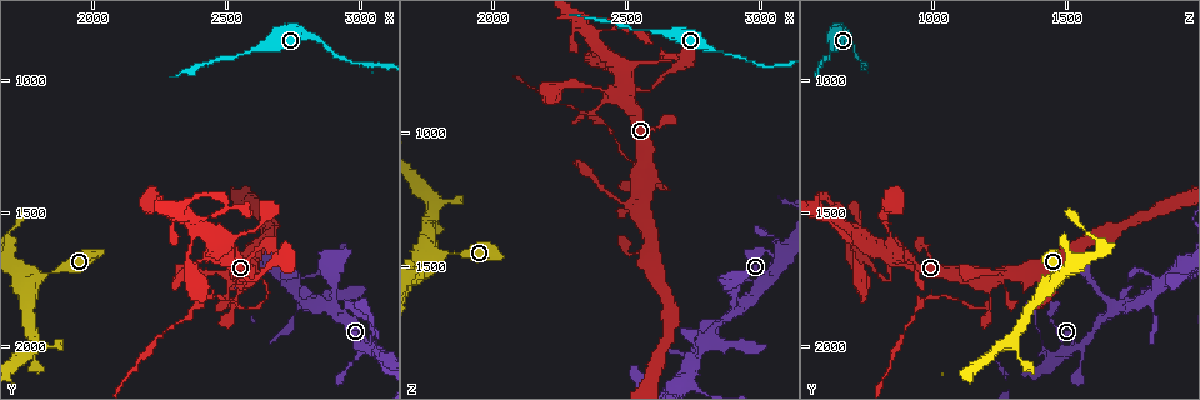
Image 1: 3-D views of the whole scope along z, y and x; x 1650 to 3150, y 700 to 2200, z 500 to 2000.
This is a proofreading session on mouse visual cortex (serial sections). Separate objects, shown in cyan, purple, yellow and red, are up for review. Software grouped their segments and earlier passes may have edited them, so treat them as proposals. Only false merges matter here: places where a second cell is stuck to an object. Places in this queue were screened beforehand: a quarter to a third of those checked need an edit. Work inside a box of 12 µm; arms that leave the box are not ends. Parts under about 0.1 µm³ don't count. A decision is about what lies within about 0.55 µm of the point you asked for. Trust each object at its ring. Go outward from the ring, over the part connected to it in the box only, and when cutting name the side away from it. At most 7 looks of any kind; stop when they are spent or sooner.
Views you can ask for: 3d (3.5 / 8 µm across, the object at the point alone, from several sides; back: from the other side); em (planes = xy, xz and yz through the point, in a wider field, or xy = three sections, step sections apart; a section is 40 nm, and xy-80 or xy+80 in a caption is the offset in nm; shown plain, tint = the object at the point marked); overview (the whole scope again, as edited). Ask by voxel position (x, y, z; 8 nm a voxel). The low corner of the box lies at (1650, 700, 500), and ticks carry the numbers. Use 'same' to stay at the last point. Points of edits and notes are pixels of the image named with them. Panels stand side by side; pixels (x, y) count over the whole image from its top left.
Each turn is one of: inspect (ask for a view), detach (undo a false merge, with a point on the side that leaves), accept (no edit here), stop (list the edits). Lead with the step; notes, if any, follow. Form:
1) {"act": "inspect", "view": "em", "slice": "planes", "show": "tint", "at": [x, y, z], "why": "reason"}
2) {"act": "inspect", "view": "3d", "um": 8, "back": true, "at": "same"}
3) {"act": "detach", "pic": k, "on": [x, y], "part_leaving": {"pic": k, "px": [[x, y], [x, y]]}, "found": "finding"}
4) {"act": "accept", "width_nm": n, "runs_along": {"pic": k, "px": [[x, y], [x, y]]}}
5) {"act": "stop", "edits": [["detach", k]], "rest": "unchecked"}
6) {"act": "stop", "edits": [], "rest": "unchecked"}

{"act": "inspect", "view": "3d", "um": 3.5, "at": [2530, 1710, 820], "why": "sudden change in width"}

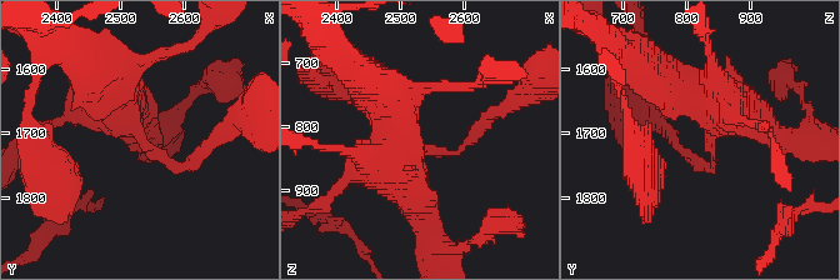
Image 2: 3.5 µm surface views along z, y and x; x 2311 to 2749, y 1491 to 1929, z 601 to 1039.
{"act": "inspect", "view": "em", "slice": "xy", "step": 1, "show": "tint", "at": [2535, 1710, 830]}

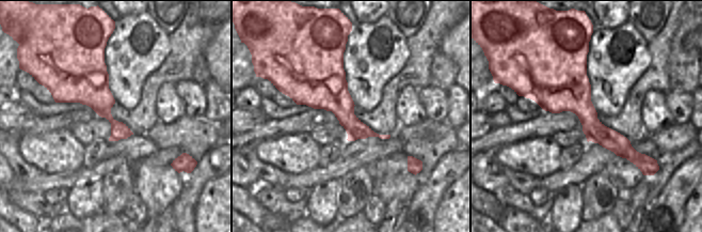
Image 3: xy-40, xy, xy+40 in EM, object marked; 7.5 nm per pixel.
{"act": "accept", "runs_along": {"pic": 2, "px": [[755, 118], [724, 105], [710, 168], [685, 151]]}, "found": "all the same cell"}

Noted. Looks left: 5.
{"act": "inspect", "view": "3d", "um": 8, "back": true, "at": [2580, 1750, 1180], "why": "thin arm on a thick one"}

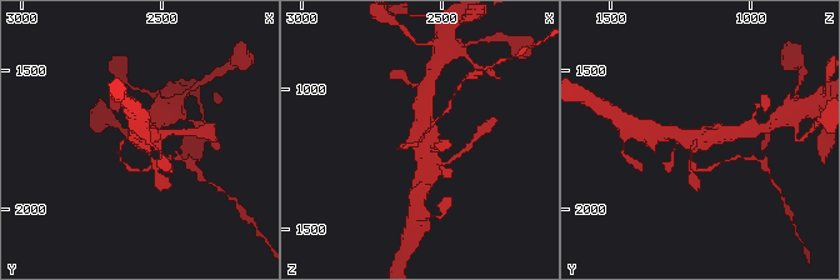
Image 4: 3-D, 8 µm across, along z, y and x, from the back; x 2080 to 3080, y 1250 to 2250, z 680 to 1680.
{"act": "inspect", "view": "3d", "um": 3.5, "at": [2580, 1740, 1190], "why": "closer look"}

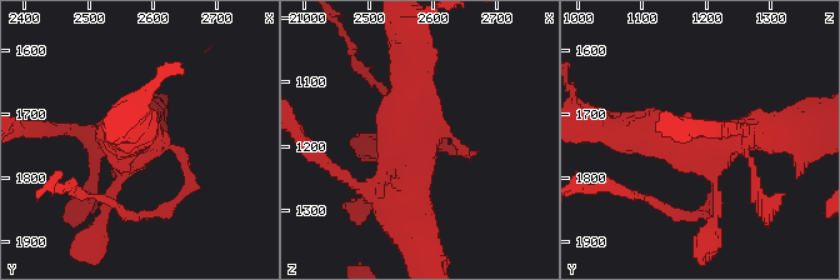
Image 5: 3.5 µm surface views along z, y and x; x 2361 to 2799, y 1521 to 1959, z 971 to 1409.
{"act": "detach", "pic": 5, "on": [189, 180], "part_leaving": {"pic": 5, "px": [[173, 144], [188, 171], [180, 198], [134, 216]]}, "found": "two cells meet here"}

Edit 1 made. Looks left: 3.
{"act": "inspect", "view": "overview", "why": "see it whole again"}

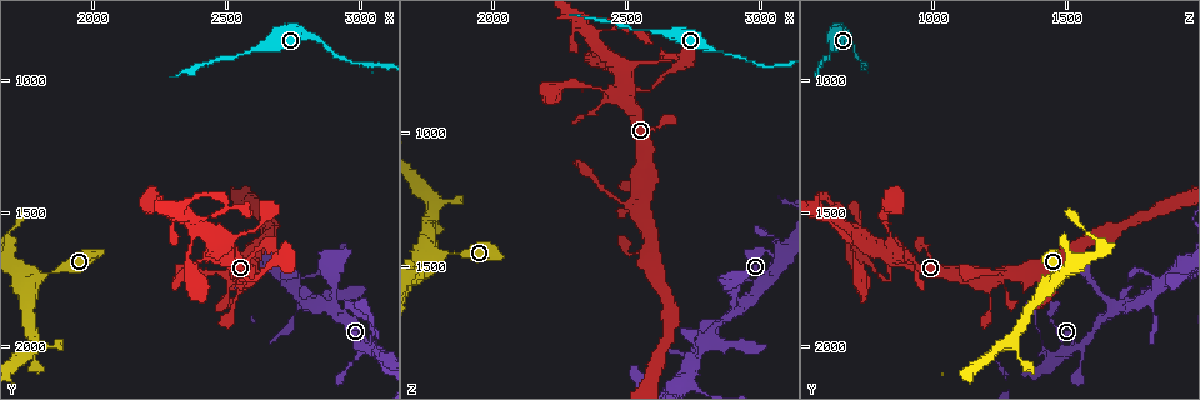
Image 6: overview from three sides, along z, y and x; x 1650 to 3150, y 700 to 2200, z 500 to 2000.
{"act": "inspect", "view": "3d", "um": 3.5, "at": [2870, 860, 700], "why": "sudden change in width"}

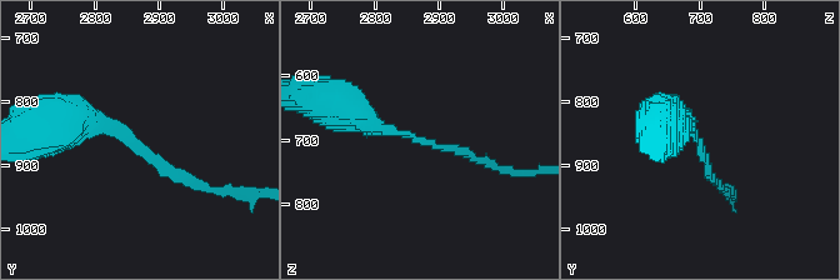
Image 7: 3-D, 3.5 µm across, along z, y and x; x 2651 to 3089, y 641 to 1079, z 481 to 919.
{"act": "inspect", "view": "em", "slice": "xy", "step": 1, "show": "tint", "at": [2860, 865, 700], "arm_widths_nm": [150, 350]}

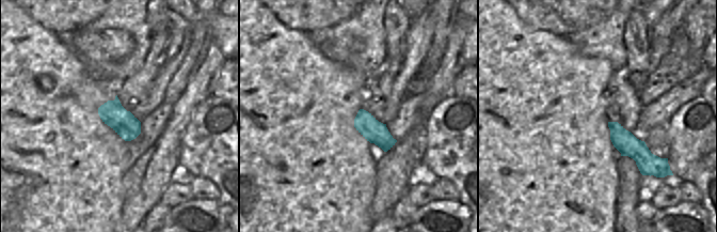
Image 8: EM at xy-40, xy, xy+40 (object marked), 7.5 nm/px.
{"act": "accept", "runs_along": {"pic": 8, "px": [[610, 124], [643, 158], [643, 171]]}, "found": "all the same cell"}

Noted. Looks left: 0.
{"act": "stop", "edits": [["detach", 5]], "rest": "unchecked"}

